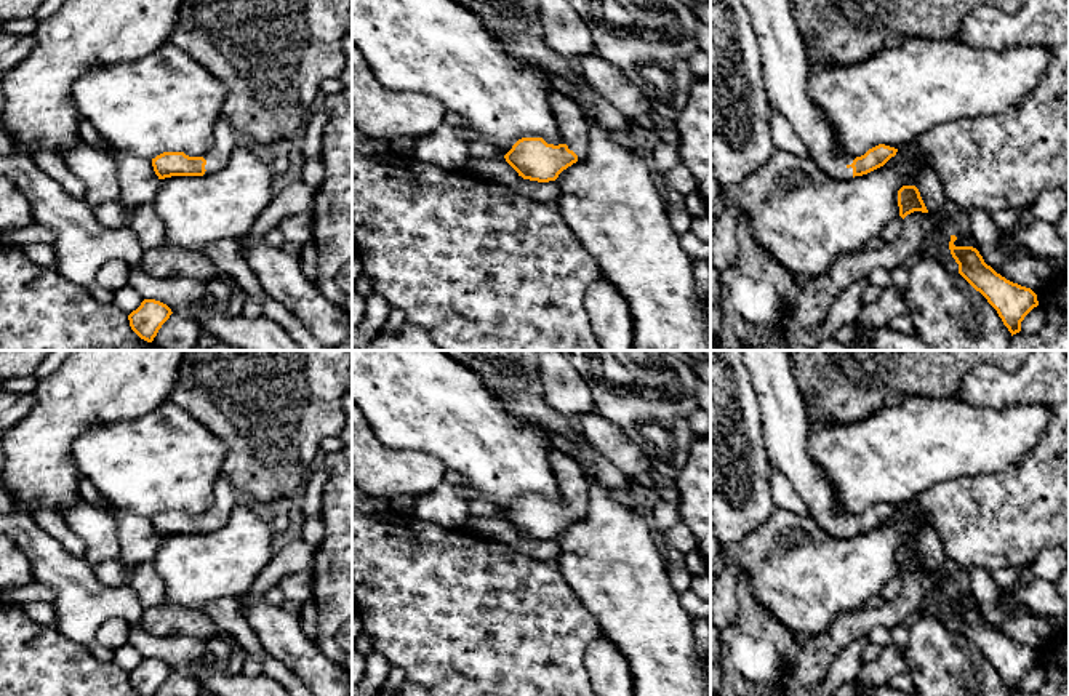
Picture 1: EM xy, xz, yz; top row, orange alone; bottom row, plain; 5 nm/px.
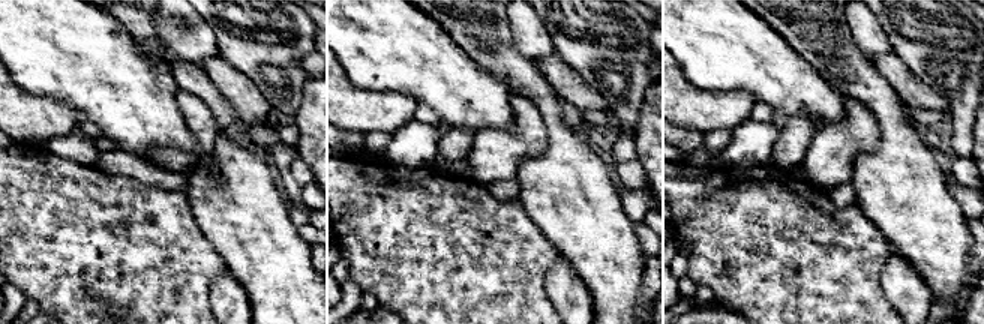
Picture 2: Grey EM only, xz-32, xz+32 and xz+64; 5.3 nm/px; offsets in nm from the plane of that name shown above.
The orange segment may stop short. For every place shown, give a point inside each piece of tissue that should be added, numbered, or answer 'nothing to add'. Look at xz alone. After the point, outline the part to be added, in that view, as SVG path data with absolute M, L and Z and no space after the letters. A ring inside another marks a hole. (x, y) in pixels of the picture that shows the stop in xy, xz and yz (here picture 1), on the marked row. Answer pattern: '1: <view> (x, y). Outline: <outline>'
1: xz (570, 117). Outline: M551 90L552 109L560 138L578 155L578 162L589 154L589 122L584 107L570 94Z

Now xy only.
1: xy (224, 138). Outline: M221 117L213 128L213 147L202 157L206 160L205 174L222 171L237 146L237 133L226 117Z

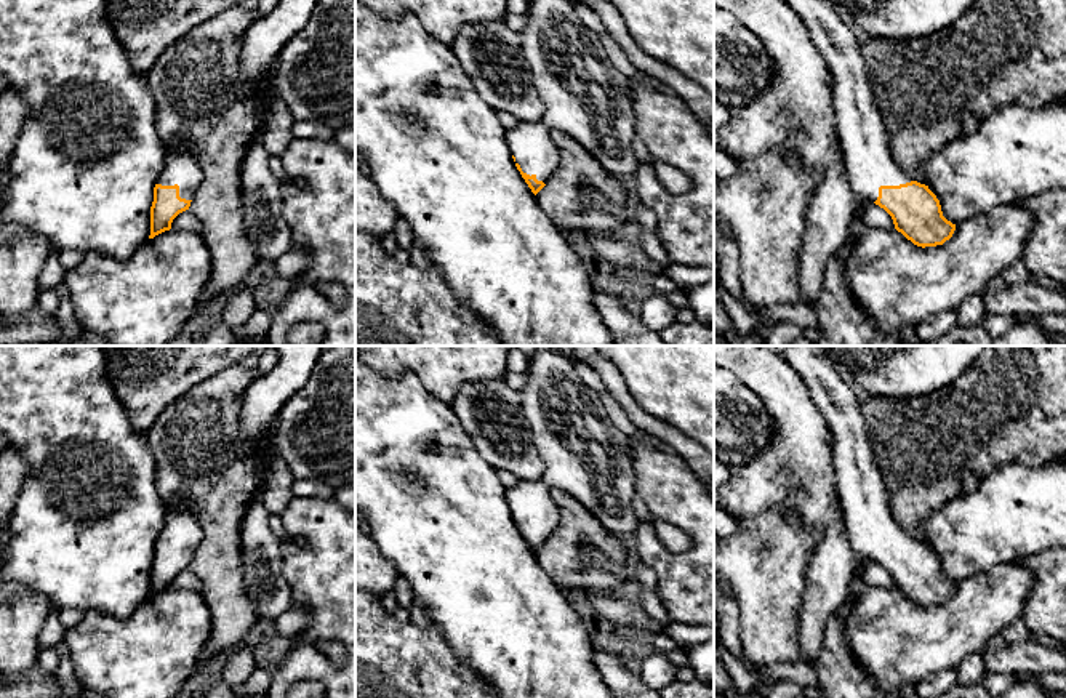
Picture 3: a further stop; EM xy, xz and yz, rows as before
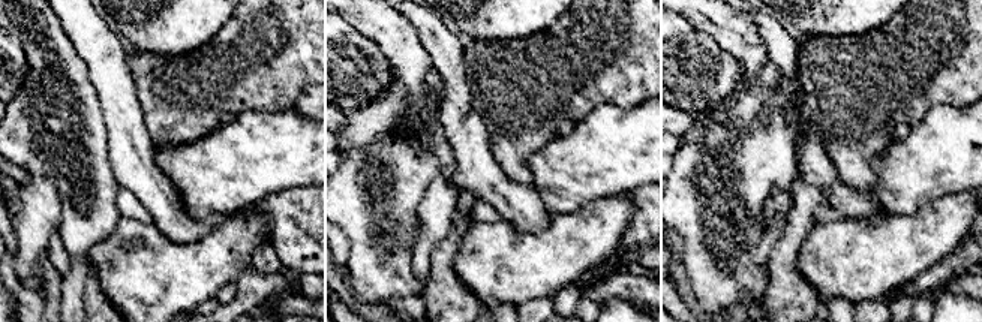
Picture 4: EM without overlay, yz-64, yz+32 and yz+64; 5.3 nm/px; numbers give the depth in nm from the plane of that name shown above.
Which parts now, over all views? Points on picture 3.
1: yz (869, 164). Outline: M786 0L807 26L823 54L831 83L839 146L852 191L876 202L880 186L912 179L900 168L882 117L874 104L861 43L839 18L831 0Z

